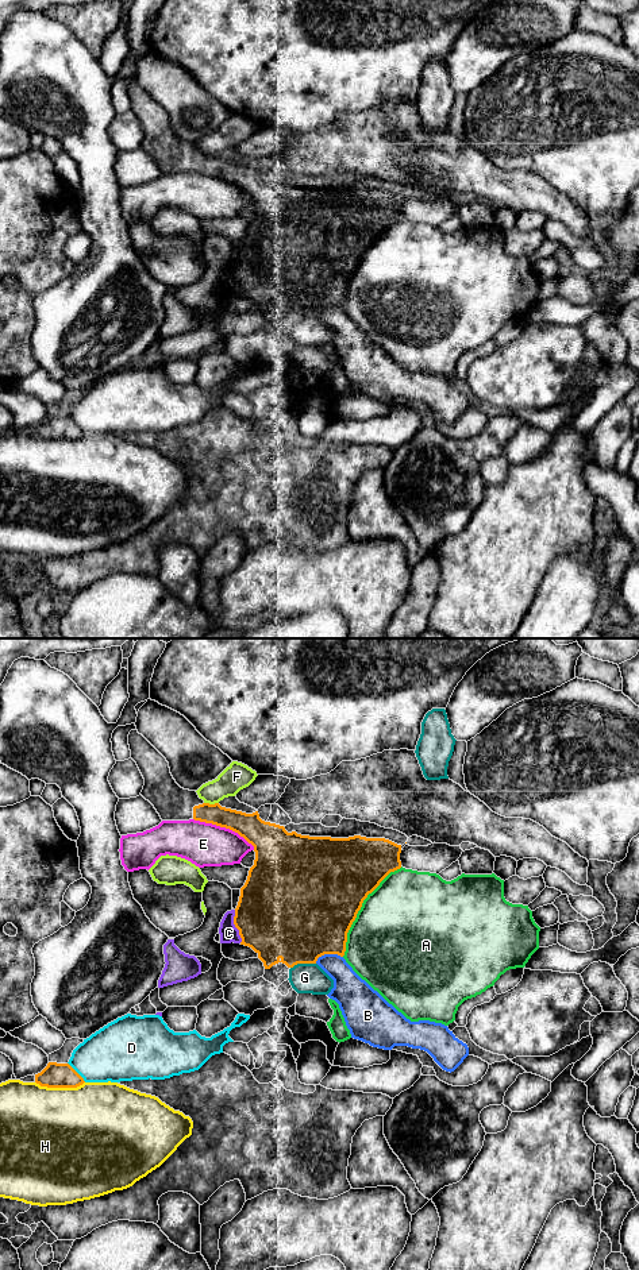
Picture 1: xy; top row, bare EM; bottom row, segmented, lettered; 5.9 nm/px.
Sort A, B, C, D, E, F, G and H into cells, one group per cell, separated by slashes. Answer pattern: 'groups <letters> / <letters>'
groups A / B C / D / E / F / G / H

